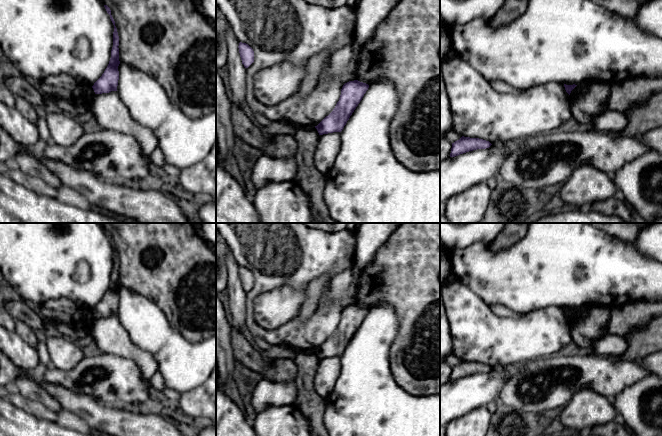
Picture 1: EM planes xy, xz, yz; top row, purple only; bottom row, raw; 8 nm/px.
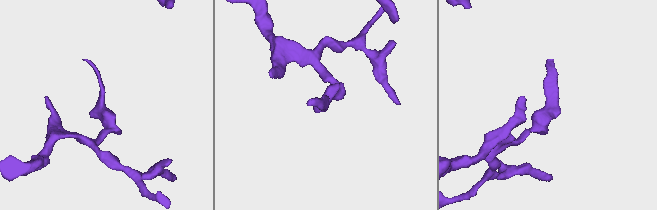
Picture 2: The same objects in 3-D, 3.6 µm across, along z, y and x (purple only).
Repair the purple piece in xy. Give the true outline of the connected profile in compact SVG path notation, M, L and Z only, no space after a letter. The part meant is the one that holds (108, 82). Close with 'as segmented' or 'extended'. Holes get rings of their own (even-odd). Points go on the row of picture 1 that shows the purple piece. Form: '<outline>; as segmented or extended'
M104 5L107 13L110 15L110 19L114 25L113 32L113 47L111 50L111 58L107 68L105 69L102 76L94 83L92 86L95 94L109 93L111 91L117 91L119 71L118 66L119 61L119 36L117 28L115 26L115 21L111 15L111 10L107 5Z; as segmented

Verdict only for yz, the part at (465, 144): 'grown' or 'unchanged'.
unchanged

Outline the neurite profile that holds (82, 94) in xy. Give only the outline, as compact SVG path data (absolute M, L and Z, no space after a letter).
M78 84L72 92L72 101L78 105L86 105L92 102L95 92L90 85Z

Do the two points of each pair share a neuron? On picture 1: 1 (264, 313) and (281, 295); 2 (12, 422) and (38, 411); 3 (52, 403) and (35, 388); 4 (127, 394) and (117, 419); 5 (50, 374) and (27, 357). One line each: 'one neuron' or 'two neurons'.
1: one neuron
2: two neurons
3: one neuron
4: two neurons
5: two neurons

